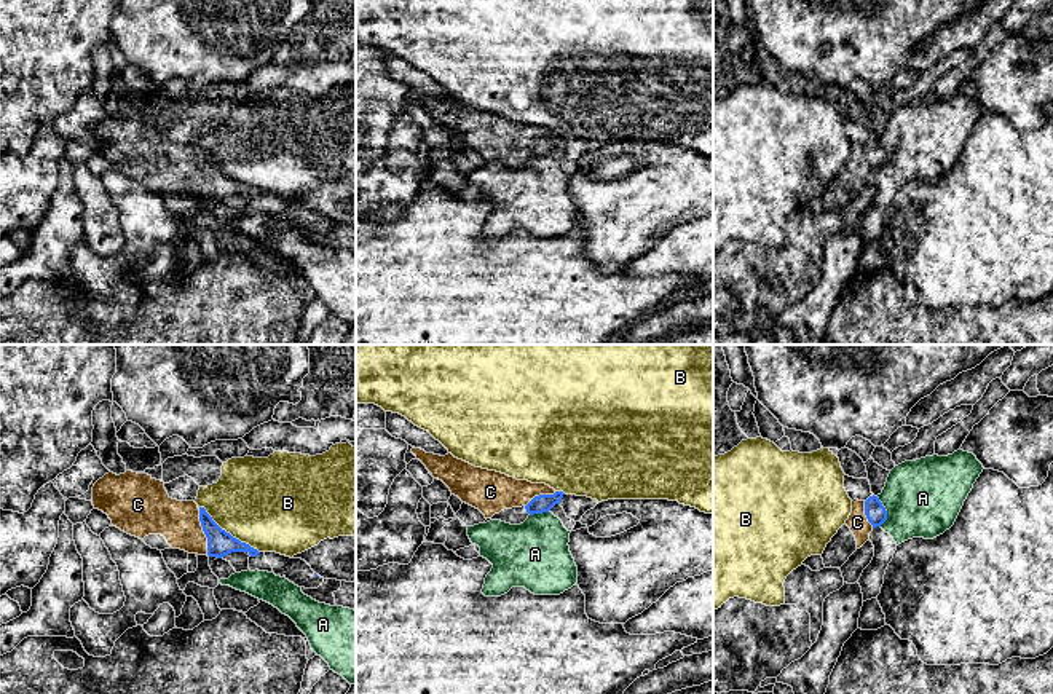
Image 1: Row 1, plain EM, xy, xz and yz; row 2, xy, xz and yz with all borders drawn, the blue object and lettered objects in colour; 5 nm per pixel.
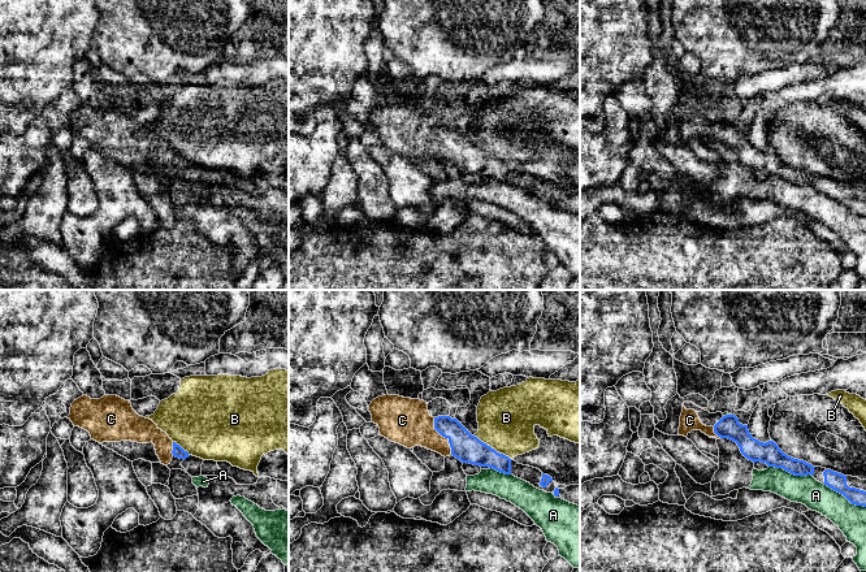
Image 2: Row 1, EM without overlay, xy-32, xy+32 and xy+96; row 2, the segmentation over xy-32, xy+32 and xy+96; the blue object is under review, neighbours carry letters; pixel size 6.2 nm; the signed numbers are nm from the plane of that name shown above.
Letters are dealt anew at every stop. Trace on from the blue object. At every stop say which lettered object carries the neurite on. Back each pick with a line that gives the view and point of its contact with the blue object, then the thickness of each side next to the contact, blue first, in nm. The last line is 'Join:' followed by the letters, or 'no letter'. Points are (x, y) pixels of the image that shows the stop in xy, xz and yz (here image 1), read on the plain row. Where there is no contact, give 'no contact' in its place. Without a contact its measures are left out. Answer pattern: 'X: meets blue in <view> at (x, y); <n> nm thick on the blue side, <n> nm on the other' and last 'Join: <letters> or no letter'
C: meets blue in xy at (203, 173); 130 nm thick on the blue side, 200 nm on the other
Join: C

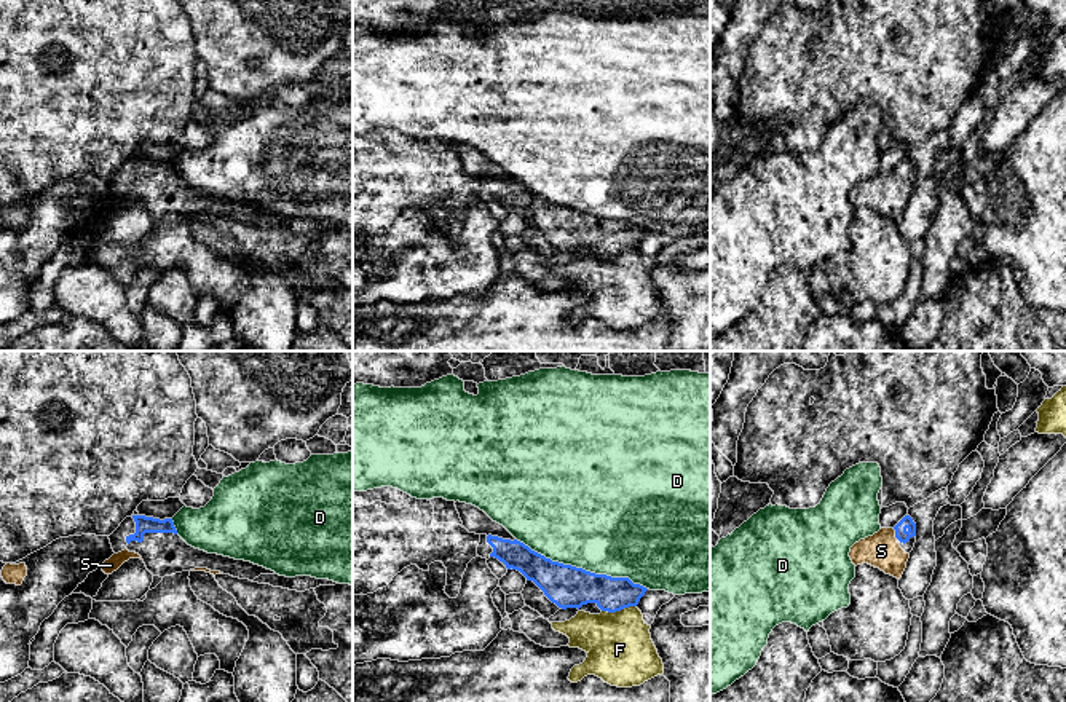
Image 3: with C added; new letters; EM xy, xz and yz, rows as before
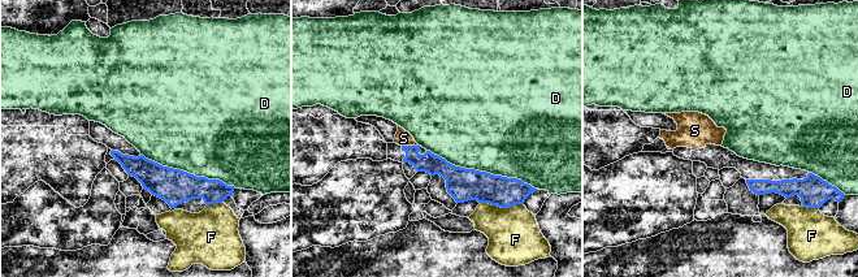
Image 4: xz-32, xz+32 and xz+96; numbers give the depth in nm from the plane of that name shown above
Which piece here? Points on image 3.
S: meets blue in yz at (896, 176); 70 nm thick on the blue side, 180 nm on the other
Join: S

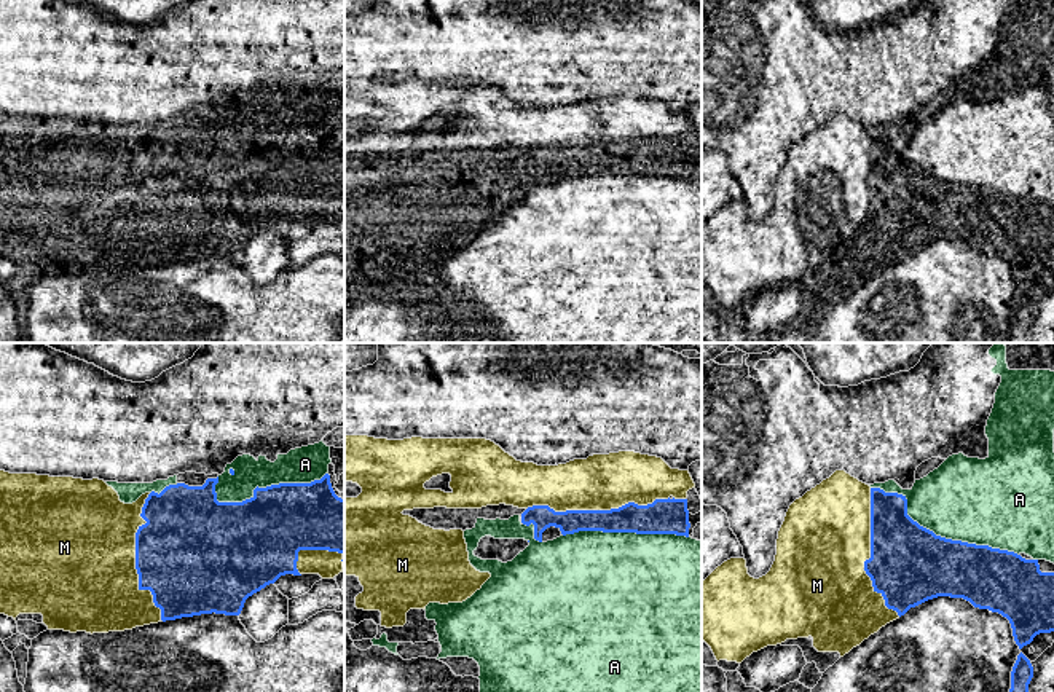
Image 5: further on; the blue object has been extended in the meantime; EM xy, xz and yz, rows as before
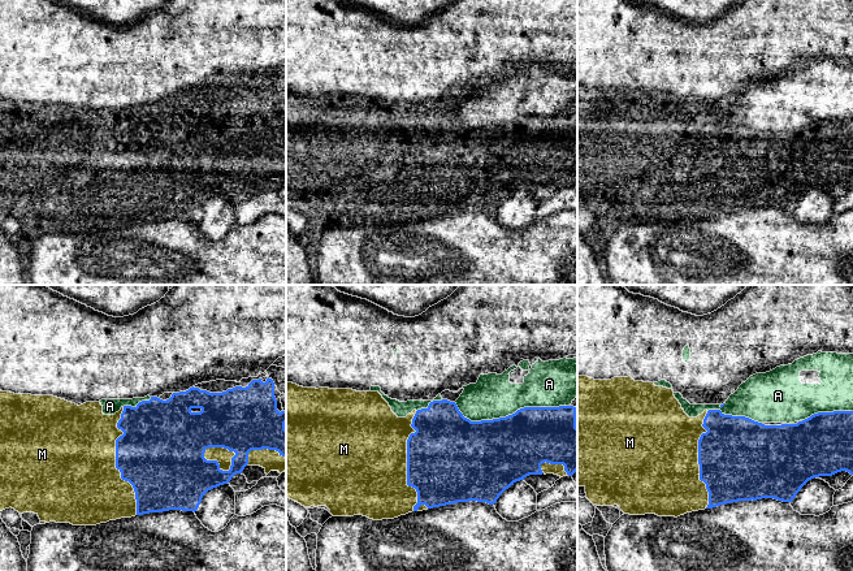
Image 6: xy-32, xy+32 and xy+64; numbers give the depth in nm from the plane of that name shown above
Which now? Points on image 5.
Join: no letter

